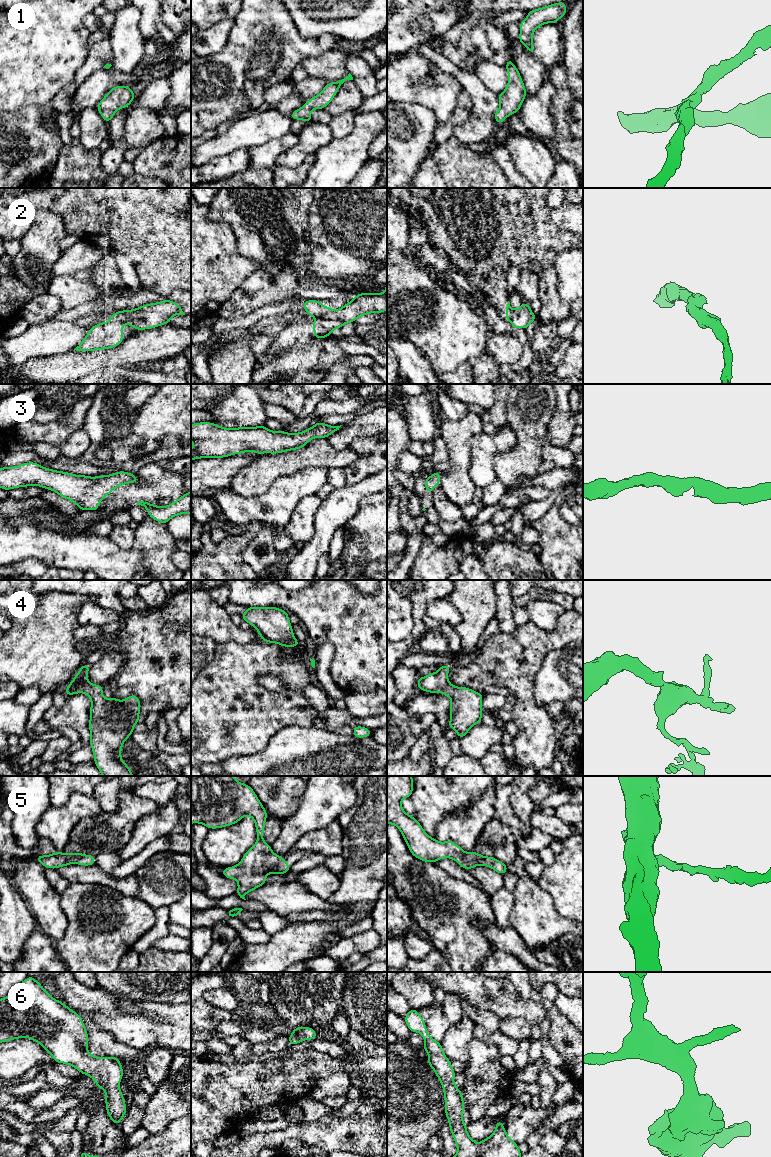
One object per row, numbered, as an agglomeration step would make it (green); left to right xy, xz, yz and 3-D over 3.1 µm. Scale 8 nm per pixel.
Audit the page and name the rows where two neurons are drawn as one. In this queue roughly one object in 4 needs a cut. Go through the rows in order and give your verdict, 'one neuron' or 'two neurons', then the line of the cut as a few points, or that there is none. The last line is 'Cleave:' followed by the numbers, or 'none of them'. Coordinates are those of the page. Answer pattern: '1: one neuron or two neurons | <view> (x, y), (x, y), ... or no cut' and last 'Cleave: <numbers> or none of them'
1: one neuron | no cut
2: two neurons | xy (135, 309), (126, 322)
3: one neuron | no cut
4: one neuron | no cut
5: one neuron | no cut
6: one neuron | no cut
Cleave: 2

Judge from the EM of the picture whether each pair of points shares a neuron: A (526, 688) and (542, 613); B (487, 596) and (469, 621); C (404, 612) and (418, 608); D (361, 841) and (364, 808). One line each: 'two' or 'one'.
A: two
B: one
C: two
D: one

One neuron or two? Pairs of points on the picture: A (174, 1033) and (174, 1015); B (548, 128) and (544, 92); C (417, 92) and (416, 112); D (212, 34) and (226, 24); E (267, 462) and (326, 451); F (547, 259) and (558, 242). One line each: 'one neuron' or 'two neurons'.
A: two neurons
B: one neuron
C: two neurons
D: one neuron
E: one neuron
F: one neuron

